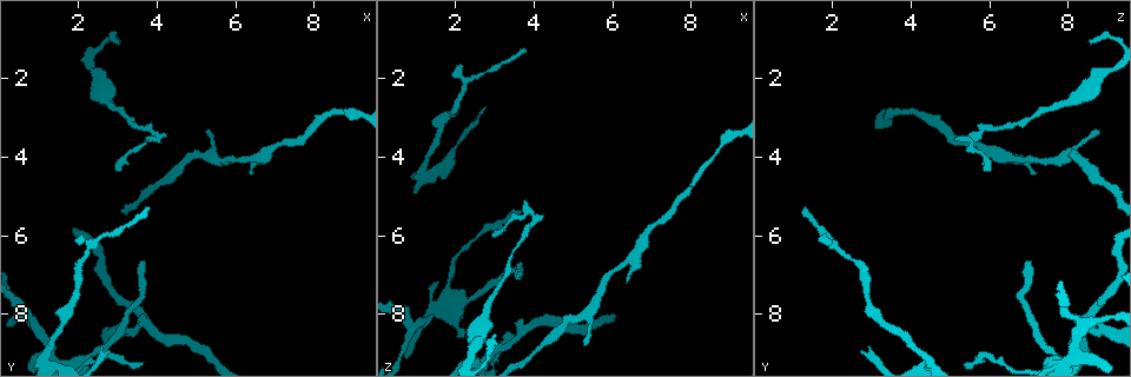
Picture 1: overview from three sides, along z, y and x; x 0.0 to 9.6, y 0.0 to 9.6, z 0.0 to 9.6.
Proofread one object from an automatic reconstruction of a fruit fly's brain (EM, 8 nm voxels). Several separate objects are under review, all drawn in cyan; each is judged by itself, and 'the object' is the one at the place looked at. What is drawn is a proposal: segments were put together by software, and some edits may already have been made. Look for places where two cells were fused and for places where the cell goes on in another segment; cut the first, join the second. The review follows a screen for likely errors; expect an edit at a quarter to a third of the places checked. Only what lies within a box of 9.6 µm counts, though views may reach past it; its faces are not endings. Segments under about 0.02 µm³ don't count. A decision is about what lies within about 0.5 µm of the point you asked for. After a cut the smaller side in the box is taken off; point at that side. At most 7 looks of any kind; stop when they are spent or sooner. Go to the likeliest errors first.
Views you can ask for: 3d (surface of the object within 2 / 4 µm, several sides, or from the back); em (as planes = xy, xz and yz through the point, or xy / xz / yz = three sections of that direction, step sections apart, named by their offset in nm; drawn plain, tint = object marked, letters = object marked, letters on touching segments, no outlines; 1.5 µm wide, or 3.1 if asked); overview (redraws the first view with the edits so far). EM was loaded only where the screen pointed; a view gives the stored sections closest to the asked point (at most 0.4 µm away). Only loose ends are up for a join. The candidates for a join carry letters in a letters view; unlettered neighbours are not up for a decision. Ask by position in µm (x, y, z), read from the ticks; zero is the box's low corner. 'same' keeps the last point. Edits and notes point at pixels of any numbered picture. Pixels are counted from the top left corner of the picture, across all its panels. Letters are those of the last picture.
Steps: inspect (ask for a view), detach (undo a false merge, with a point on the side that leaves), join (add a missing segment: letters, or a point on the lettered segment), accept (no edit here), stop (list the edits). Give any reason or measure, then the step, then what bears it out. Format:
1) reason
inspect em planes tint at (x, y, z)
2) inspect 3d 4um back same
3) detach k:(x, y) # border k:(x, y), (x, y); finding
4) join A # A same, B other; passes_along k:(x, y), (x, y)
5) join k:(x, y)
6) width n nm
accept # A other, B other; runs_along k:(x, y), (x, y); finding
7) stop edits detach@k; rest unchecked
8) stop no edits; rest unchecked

thin end
inspect em planes letters at (3.70, 6.70, 6.95)

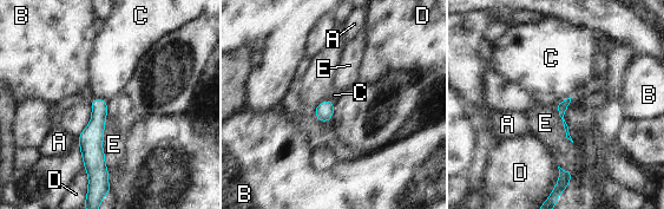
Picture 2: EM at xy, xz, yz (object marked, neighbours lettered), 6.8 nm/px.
accept # A other, B other, C other, D other, E other; no lettered segment goes on from it

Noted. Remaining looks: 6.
tapers out
inspect em planes letters at (5.30, 3.35, 8.85)

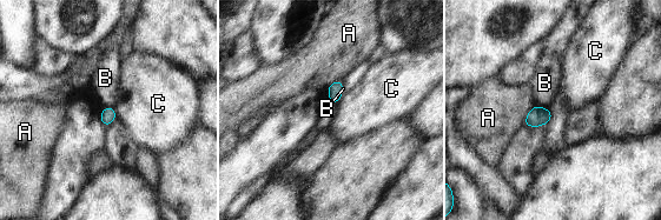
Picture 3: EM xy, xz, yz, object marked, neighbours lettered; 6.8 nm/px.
width 100 nm
accept # A other, B other, C other; border 3:(112, 107), (117, 118); none of them fits

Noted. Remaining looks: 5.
thin end
inspect 3d 2um at (2.10, 6.10, 1.65)

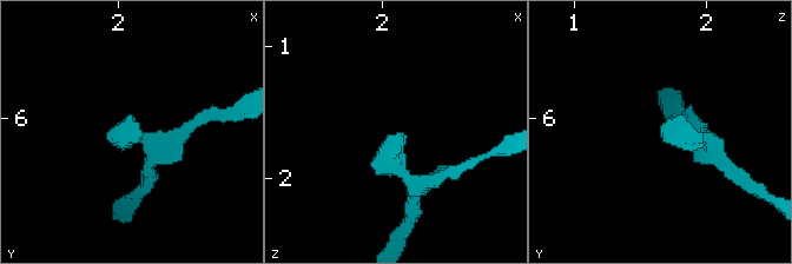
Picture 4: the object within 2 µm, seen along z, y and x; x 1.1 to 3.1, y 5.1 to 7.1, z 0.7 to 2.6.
inspect em planes tint at (2.12, 6.08, 1.66)

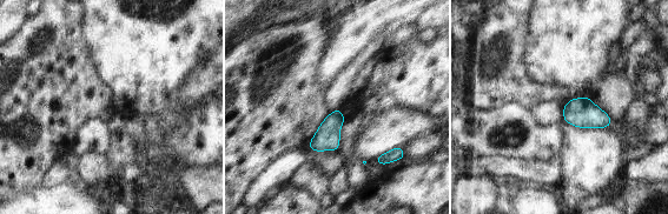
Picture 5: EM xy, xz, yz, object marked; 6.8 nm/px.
inspect em planes letters same

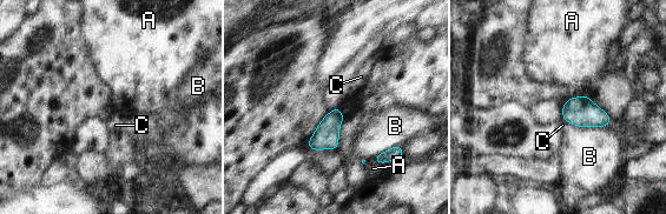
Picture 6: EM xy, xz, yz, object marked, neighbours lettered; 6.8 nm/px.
longest_contact B 260 nm
accept # A other, B other, C other; border 6:(588, 95), (571, 98); no lettered segment goes on from it

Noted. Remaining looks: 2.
stop no edits; rest unchecked

